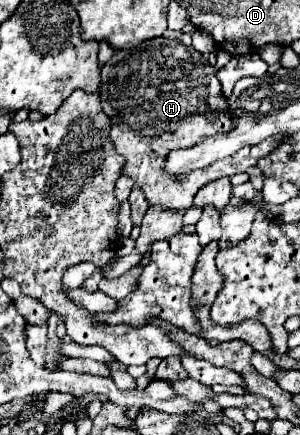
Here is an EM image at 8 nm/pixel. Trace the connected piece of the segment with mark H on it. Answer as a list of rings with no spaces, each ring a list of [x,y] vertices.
[[[152,38],[142,42],[134,50],[116,50],[116,54],[108,60],[106,66],[102,66],[102,84],[100,84],[100,98],[106,114],[112,120],[110,138],[116,146],[116,150],[126,158],[124,174],[134,180],[136,186],[140,186],[152,206],[160,204],[170,210],[188,210],[192,206],[194,194],[210,180],[222,178],[222,166],[210,164],[207,168],[197,169],[182,176],[170,176],[164,170],[166,154],[170,150],[178,148],[192,148],[196,142],[202,140],[202,136],[218,134],[218,132],[230,132],[234,126],[234,120],[228,114],[228,104],[222,94],[222,84],[216,78],[214,66],[208,62],[206,54],[184,46],[178,40],[170,38]]]

